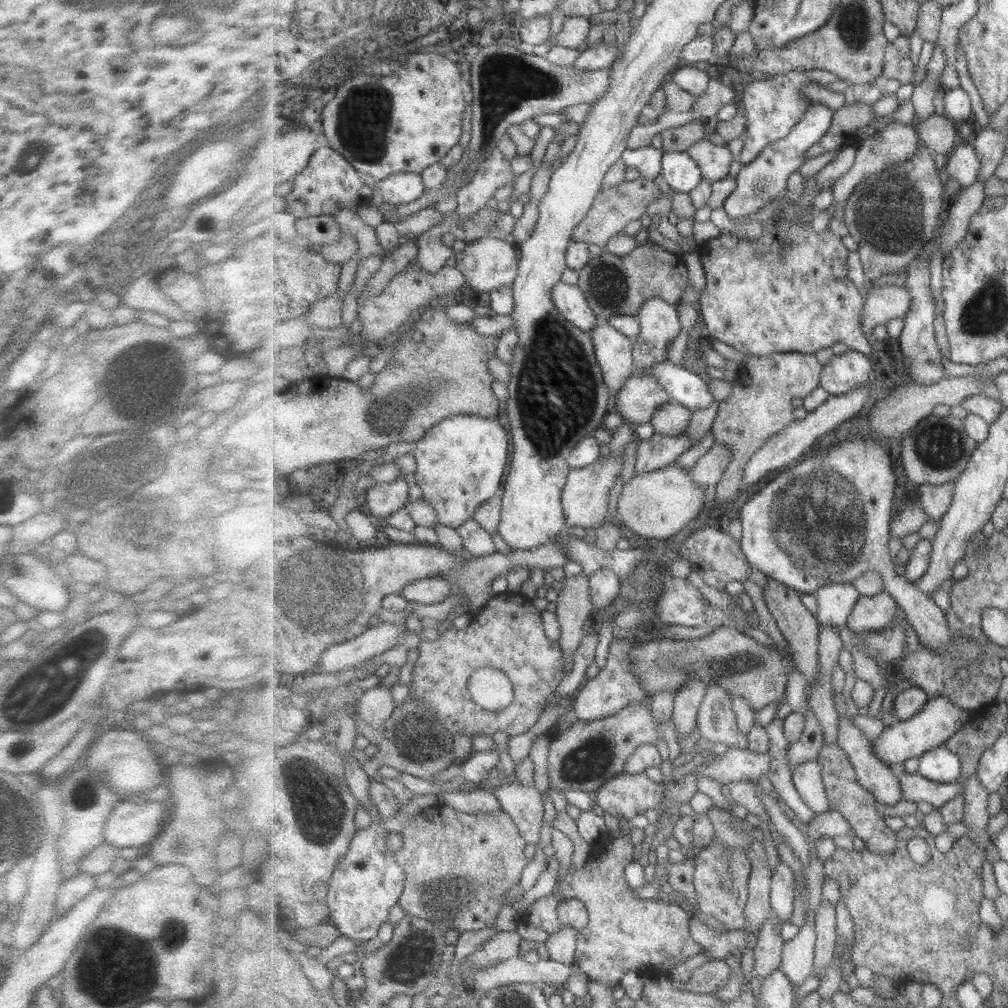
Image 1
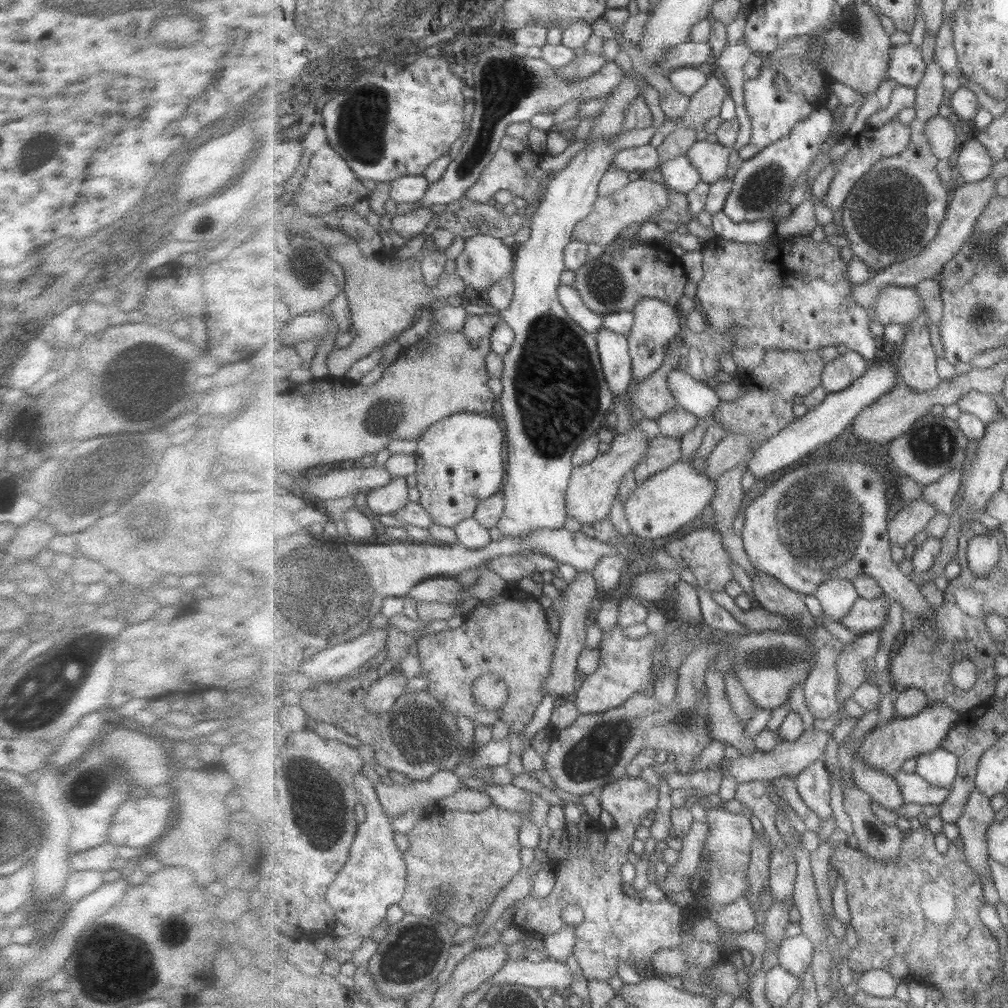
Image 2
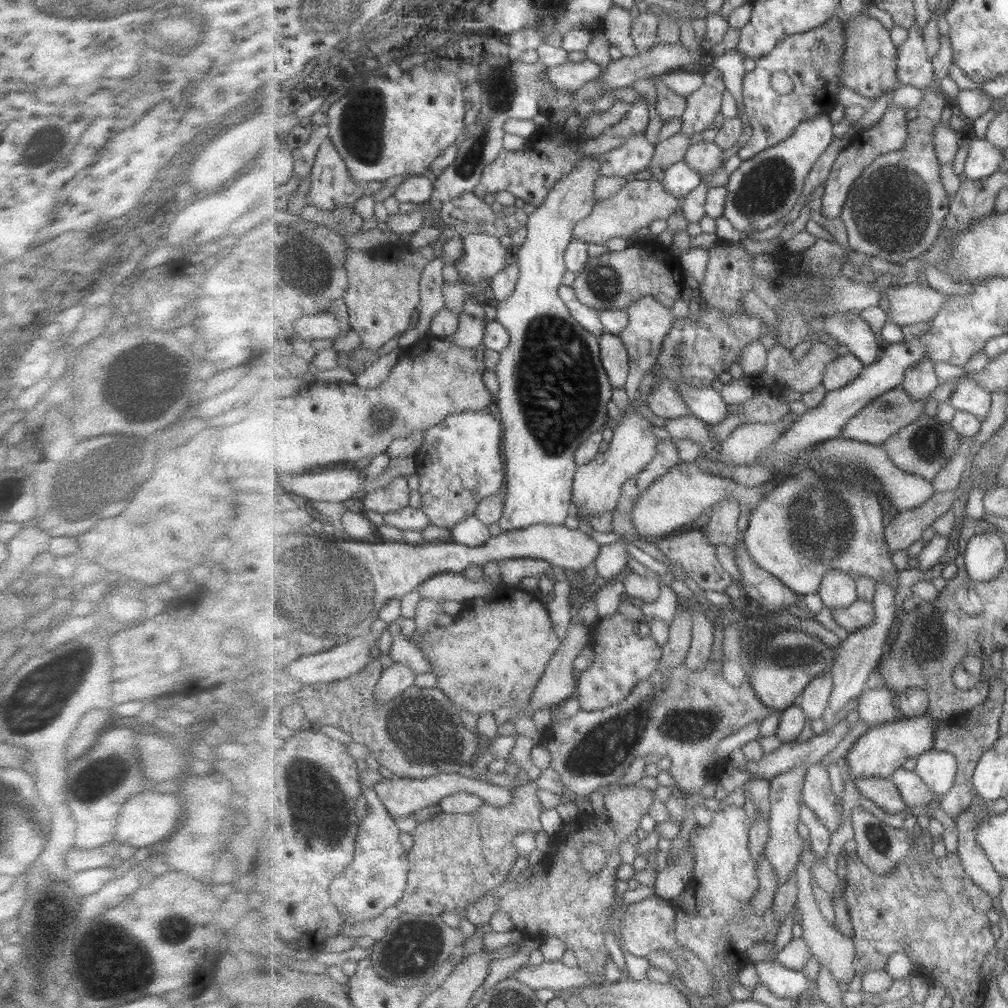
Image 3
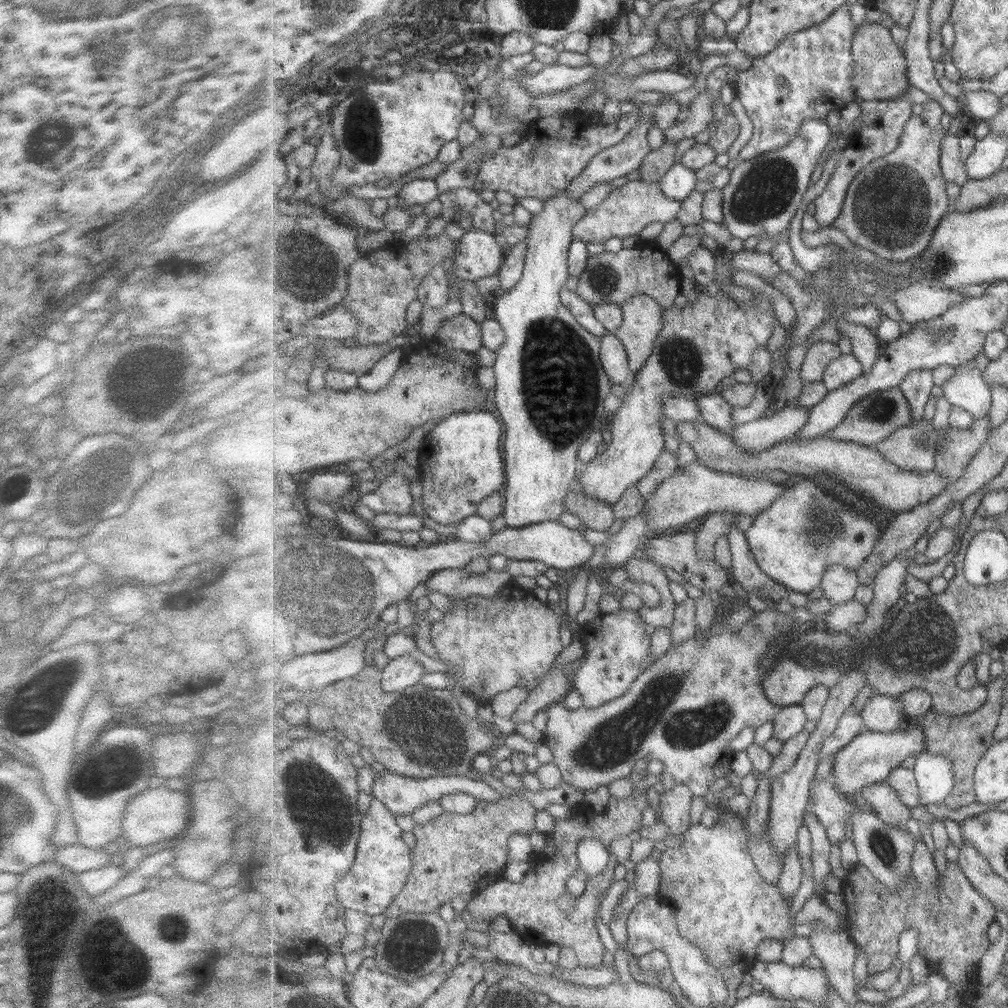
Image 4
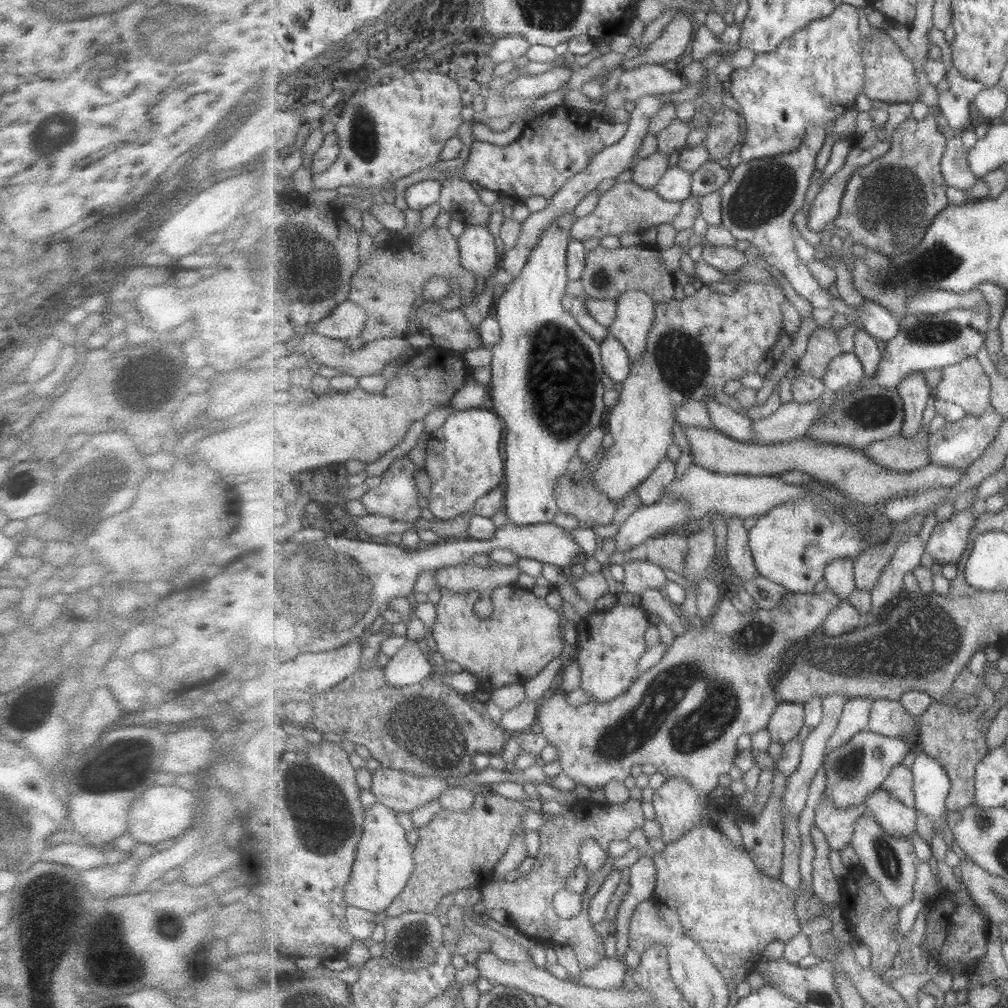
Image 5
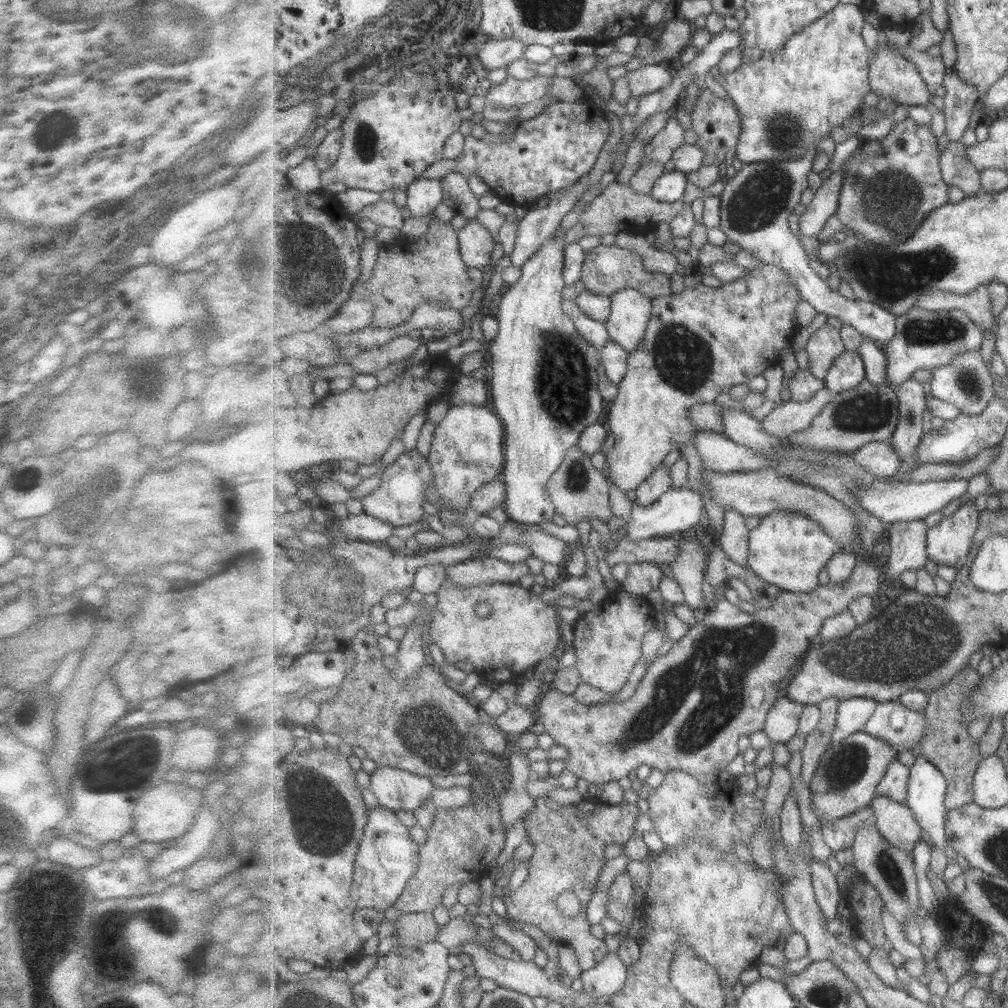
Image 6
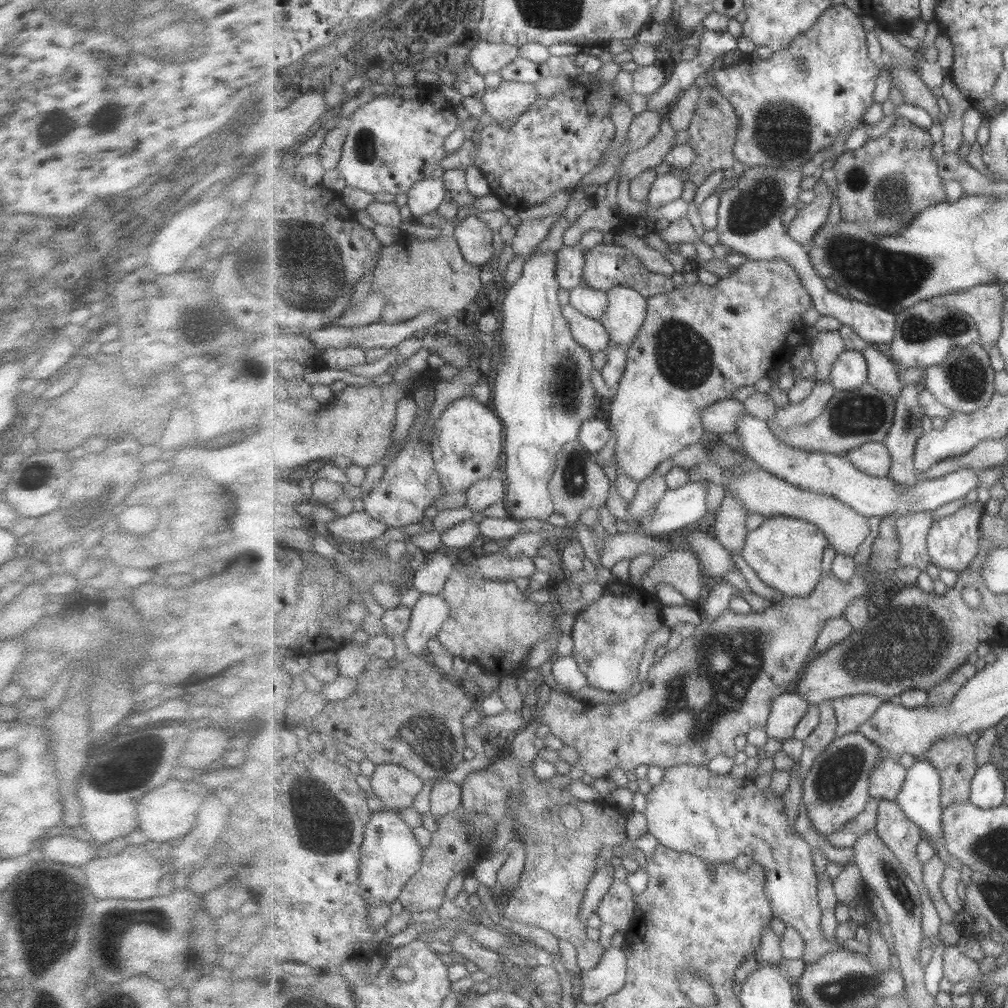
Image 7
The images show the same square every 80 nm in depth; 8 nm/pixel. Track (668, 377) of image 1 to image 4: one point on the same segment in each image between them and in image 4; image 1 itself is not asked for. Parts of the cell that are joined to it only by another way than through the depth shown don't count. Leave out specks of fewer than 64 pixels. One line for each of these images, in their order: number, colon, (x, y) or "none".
2: (701, 399)
3: (708, 404)
4: (714, 410)

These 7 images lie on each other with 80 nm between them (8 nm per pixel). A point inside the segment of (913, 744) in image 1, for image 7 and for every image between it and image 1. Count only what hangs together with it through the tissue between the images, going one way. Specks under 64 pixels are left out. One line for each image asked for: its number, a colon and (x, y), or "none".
2: (888, 745)
3: (880, 751)
4: (870, 757)
5: (853, 771)
6: (849, 773)
7: (837, 789)

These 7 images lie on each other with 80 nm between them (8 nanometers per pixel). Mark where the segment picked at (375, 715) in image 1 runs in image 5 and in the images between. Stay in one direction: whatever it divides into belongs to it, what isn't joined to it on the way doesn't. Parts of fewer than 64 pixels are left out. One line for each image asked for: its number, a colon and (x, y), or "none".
2: (380, 698)
3: (396, 679)
4: (404, 671)
5: (411, 664)

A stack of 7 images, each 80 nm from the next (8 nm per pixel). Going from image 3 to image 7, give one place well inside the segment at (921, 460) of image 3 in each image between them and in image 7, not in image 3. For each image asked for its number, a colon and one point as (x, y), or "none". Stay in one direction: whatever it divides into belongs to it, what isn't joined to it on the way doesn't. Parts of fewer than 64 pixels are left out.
4: (913, 448)
5: (899, 453)
6: (879, 458)
7: (872, 458)

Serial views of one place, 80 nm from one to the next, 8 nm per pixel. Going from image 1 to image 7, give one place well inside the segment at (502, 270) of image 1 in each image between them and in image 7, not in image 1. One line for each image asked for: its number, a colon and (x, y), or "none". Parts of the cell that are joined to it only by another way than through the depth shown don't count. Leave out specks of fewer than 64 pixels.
2: (485, 260)
3: (483, 256)
4: (478, 255)
5: (478, 253)
6: (476, 242)
7: (476, 238)

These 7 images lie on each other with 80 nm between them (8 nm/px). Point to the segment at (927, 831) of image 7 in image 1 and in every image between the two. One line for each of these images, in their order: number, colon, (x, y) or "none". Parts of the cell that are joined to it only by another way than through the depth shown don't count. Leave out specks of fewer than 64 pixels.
1: (941, 765)
2: (940, 768)
3: (938, 769)
4: (935, 774)
5: (932, 784)
6: (927, 789)

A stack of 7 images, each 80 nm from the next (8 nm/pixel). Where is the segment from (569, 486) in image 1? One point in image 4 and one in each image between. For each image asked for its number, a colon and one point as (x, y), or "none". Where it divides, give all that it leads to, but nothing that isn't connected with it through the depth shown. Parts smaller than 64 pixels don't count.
2: (590, 495)
3: (597, 488)
4: (702, 343)

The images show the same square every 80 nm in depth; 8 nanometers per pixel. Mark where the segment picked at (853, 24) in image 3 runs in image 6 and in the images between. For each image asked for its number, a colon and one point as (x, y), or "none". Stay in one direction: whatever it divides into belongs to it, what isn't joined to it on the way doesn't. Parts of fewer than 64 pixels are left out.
4: (880, 74)
5: (890, 76)
6: (893, 77)

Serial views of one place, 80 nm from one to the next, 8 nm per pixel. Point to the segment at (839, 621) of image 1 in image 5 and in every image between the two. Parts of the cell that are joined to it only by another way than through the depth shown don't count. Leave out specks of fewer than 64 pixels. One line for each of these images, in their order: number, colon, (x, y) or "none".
2: (837, 596)
3: (838, 590)
4: (839, 585)
5: (839, 575)

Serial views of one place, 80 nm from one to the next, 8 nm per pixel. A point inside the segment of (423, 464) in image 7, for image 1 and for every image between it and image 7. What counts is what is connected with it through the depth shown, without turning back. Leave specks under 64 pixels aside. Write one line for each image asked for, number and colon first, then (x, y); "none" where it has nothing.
1: (383, 499)
2: (388, 499)
3: (395, 496)
4: (393, 495)
5: (396, 496)
6: (398, 500)

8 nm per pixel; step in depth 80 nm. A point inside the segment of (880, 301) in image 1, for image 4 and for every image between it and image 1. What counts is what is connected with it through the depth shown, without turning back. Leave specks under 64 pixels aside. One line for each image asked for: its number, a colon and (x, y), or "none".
2: (902, 305)
3: (914, 303)
4: (920, 301)

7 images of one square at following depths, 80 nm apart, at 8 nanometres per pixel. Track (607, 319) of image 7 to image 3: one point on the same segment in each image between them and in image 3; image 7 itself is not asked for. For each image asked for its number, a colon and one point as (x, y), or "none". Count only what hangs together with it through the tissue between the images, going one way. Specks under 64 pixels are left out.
3: (650, 322)
4: (642, 324)
5: (636, 313)
6: (631, 312)

